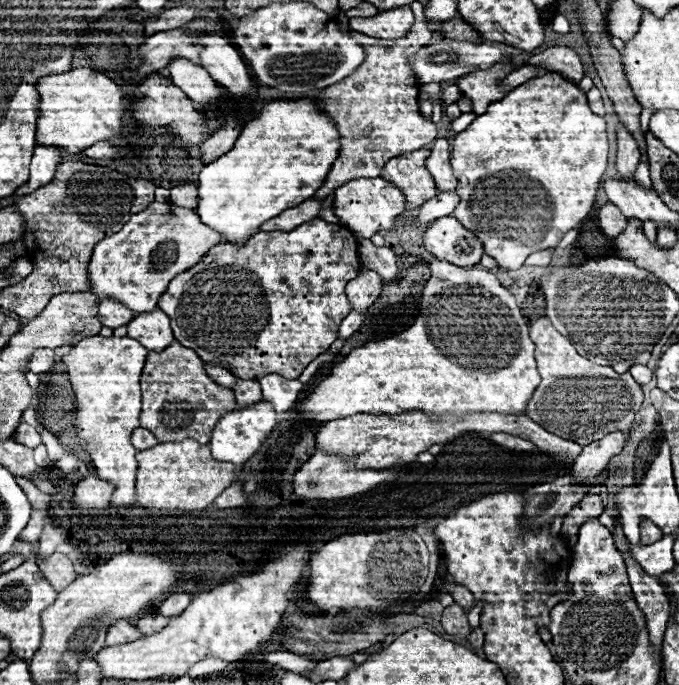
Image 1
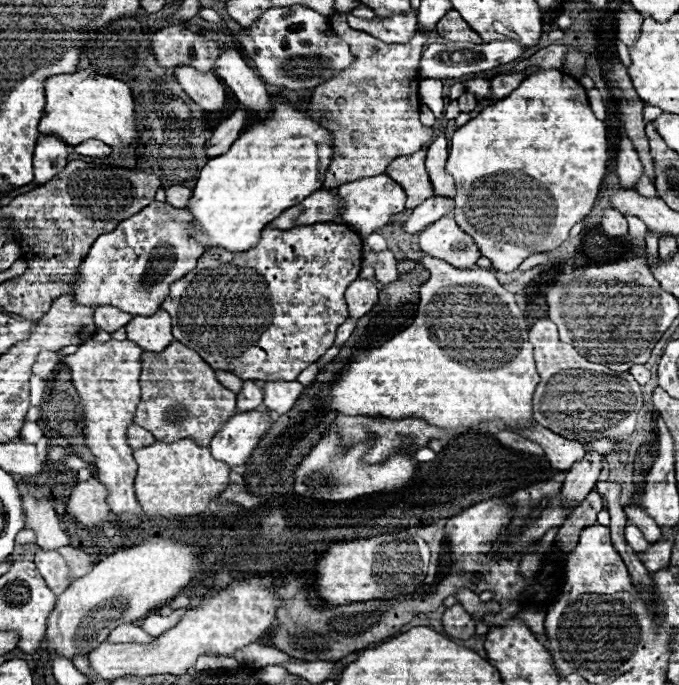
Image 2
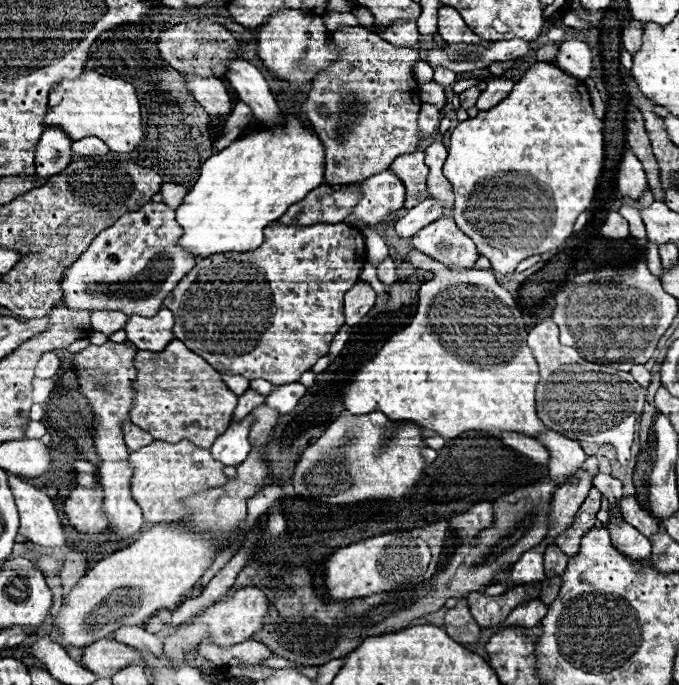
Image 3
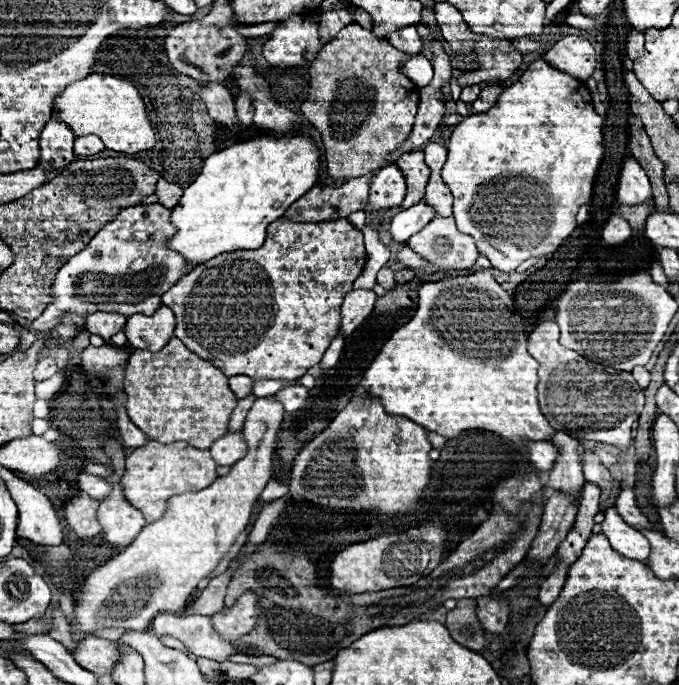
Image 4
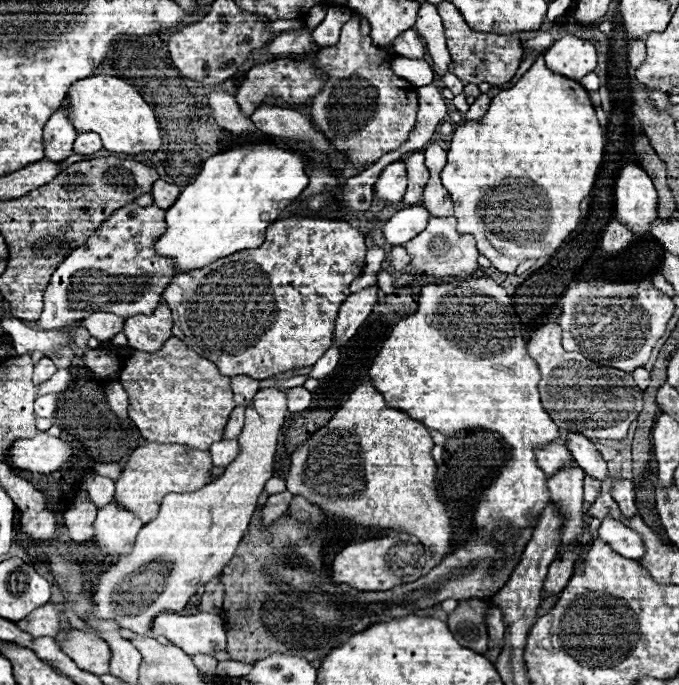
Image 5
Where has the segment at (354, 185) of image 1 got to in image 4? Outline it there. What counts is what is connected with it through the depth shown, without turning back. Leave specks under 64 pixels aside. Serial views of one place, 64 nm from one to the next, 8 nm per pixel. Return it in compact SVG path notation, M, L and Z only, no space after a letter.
M390 164L390 166L378 170L376 176L372 176L368 202L364 204L362 212L368 218L374 218L382 210L400 206L404 196L406 196L404 176L400 174L400 170L394 164Z

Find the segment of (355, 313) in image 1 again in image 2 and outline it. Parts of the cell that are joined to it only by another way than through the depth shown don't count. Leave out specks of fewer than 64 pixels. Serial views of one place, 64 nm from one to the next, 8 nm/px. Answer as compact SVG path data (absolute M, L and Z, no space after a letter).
M346 318L346 322L340 324L340 328L338 328L338 332L336 332L336 344L342 346L342 344L350 338L350 334L352 334L354 328L356 328L356 320L354 320L354 318Z

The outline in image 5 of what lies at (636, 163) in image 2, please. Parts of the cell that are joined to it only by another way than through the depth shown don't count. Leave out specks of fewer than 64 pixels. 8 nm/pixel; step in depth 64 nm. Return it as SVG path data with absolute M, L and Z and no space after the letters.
M626 164L616 180L616 218L626 224L634 236L644 236L648 234L650 224L656 220L656 204L658 196L648 174L636 164Z

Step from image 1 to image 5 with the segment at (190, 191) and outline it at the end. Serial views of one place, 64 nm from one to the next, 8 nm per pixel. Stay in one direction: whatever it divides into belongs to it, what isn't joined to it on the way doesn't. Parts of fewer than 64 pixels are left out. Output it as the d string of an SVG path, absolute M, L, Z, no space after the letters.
M158 180L152 186L152 196L154 196L154 204L168 210L168 206L172 206L172 202L176 202L176 198L180 196L180 188L174 184L168 184L164 180Z

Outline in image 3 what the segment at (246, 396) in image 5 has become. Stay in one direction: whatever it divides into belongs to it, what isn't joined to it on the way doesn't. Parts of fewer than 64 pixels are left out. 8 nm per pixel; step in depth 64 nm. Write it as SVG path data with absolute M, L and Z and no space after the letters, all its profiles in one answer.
M222 374L222 380L228 384L228 388L234 392L234 394L244 394L250 386L250 380L246 378L240 378L240 376L234 376L234 374Z

